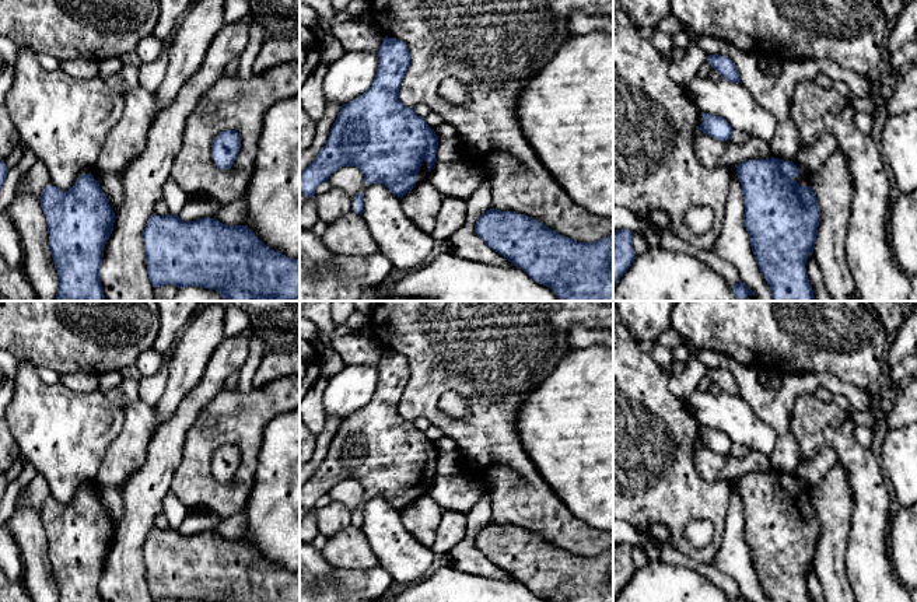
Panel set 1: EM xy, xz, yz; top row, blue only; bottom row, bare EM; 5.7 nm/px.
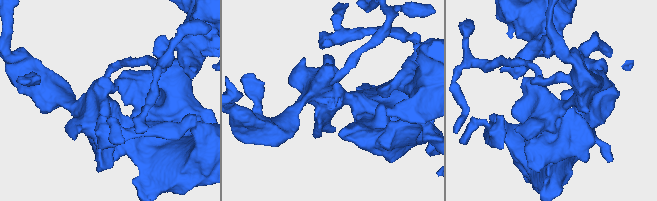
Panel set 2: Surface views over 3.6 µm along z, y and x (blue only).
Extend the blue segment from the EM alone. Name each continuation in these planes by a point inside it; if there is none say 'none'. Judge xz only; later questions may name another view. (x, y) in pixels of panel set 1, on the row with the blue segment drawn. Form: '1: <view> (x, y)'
1: xz (423, 174)

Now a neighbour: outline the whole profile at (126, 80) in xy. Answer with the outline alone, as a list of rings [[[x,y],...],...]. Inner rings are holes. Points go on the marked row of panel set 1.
[[[122,64],[115,76],[104,80],[113,92],[125,97],[139,87],[139,69],[132,64]]]

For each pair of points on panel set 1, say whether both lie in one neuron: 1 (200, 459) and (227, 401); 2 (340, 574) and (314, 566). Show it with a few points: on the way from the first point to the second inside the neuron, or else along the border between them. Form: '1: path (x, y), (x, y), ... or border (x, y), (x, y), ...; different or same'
1: path (200, 445), (227, 415); same
2: path (333, 574), (321, 573); same

